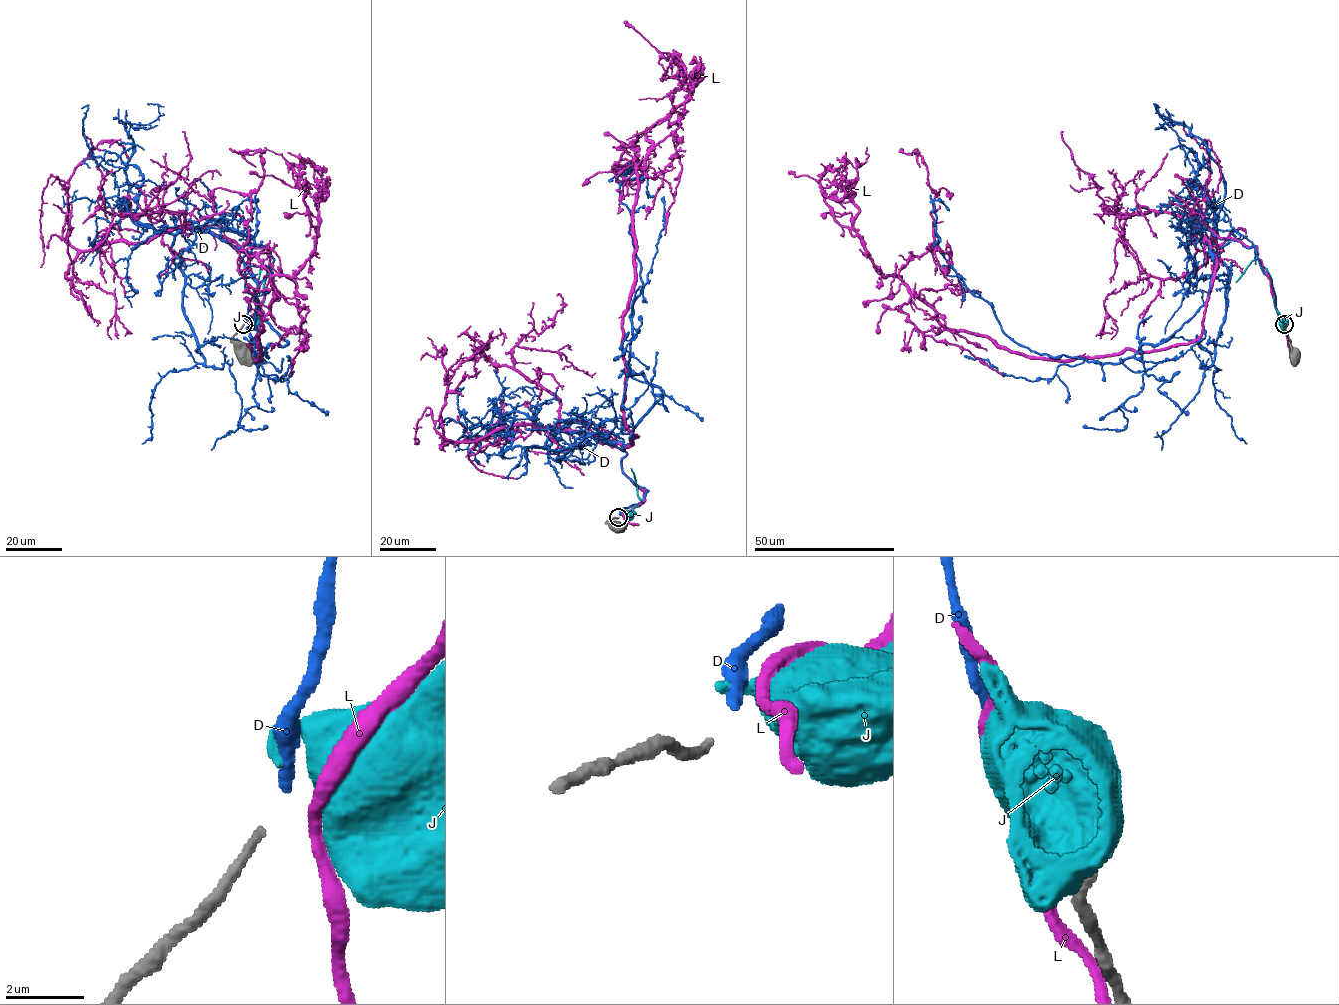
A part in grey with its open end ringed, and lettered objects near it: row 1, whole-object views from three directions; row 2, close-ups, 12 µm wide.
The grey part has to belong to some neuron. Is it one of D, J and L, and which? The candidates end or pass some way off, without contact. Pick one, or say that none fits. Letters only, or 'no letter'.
D

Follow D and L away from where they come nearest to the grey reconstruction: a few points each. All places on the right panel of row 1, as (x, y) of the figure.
D: (1282, 321), (1254, 246), (1200, 226), (1217, 271), (1163, 342), (1031, 351), (939, 250), (949, 211)
L: (1282, 324), (1256, 246), (1201, 225), (1215, 272), (1187, 343), (1055, 360), (951, 330), (853, 225), (866, 147)

